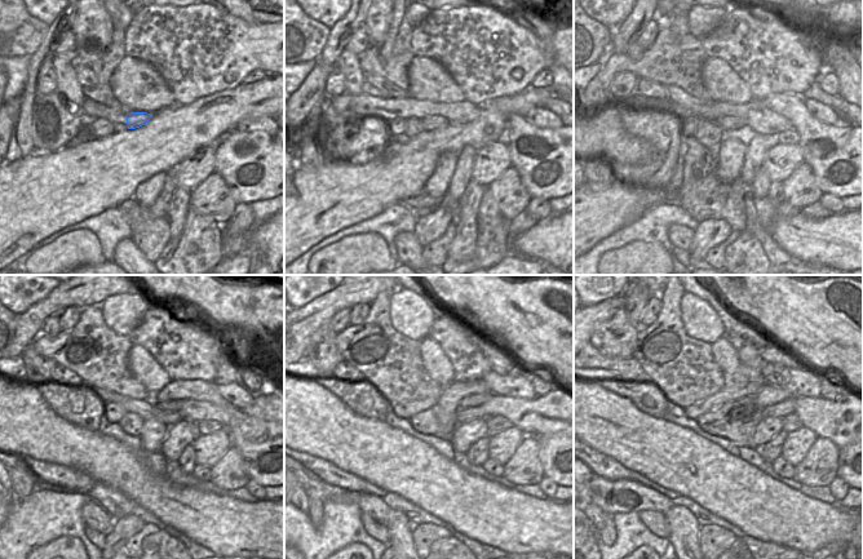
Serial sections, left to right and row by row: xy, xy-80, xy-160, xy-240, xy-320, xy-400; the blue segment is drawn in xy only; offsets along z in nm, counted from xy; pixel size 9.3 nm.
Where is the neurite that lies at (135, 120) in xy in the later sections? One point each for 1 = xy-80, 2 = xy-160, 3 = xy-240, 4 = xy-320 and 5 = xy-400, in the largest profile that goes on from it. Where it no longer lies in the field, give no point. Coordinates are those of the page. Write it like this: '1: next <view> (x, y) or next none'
1: next xy-80 (429, 123)
2: next xy-160 (727, 123)
3: next xy-240 (173, 406)
4: next xy-320 (472, 400)
5: next xy-400 (768, 395)

